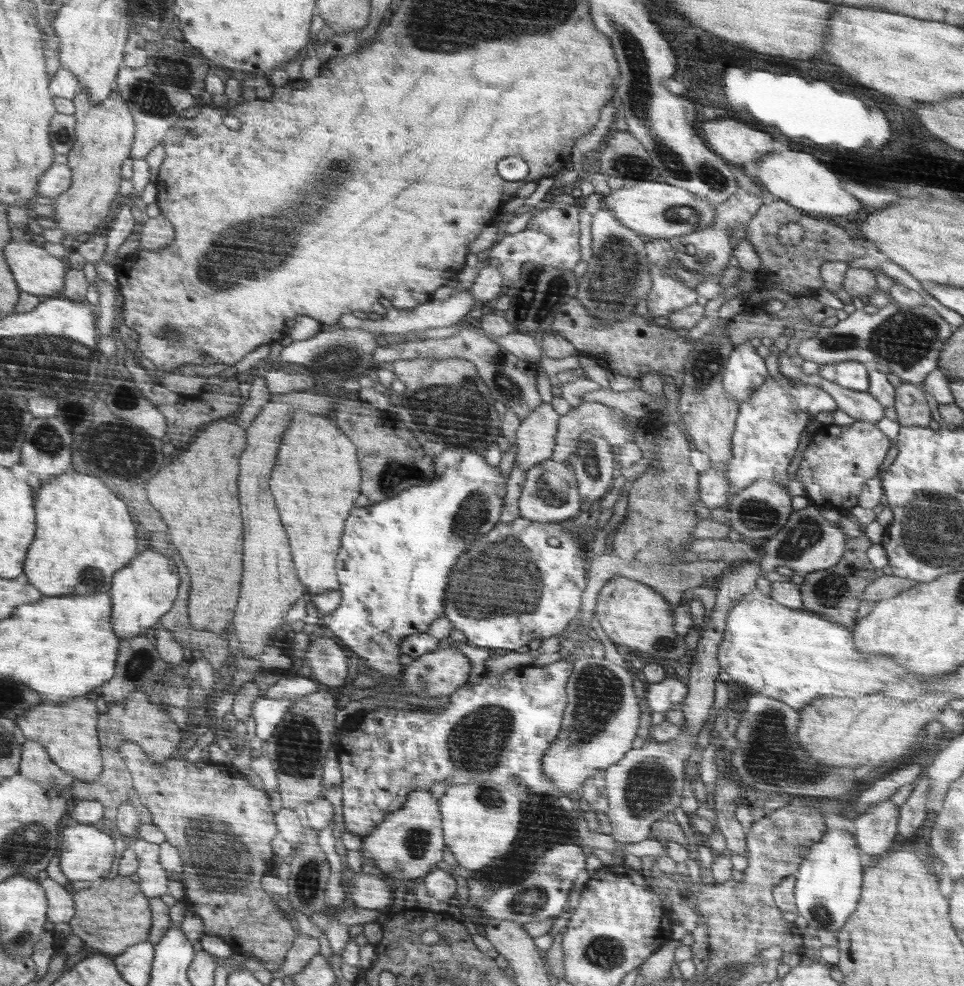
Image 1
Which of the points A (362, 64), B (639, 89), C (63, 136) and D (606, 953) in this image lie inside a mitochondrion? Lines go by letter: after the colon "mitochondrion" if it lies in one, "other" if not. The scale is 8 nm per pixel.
A: other
B: mitochondrion
C: mitochondrion
D: mitochondrion

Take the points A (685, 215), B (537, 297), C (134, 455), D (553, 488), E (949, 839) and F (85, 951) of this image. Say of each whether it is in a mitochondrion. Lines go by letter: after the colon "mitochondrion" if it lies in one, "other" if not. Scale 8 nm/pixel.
A: mitochondrion
B: mitochondrion
C: mitochondrion
D: mitochondrion
E: mitochondrion
F: other

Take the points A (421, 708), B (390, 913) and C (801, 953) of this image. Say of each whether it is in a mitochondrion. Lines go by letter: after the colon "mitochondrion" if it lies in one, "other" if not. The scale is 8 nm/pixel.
A: other
B: other
C: other

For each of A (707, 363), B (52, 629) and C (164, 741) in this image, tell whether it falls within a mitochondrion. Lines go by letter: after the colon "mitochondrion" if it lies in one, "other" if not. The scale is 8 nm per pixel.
A: mitochondrion
B: other
C: other

